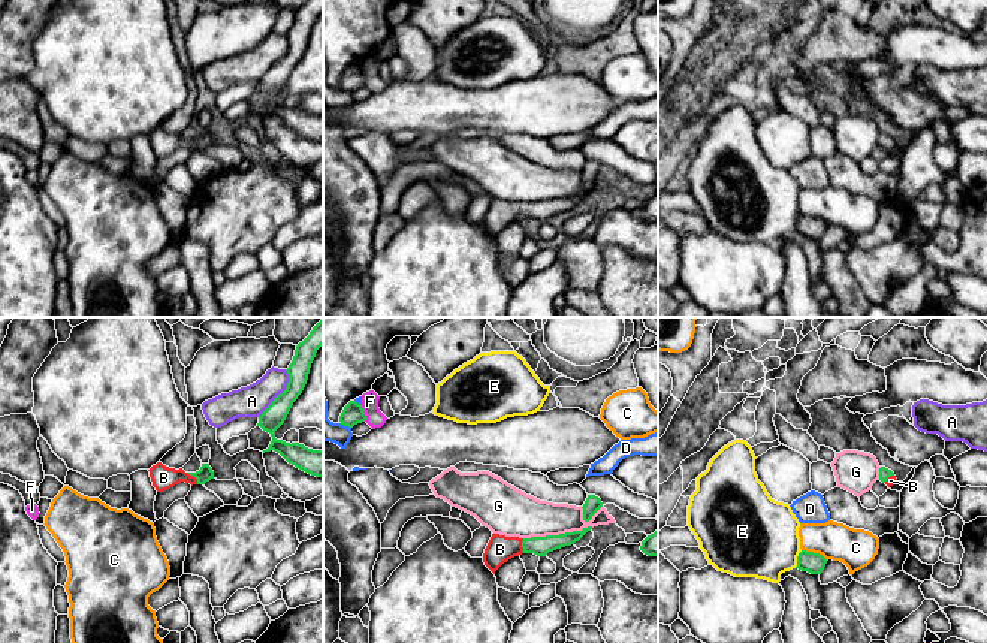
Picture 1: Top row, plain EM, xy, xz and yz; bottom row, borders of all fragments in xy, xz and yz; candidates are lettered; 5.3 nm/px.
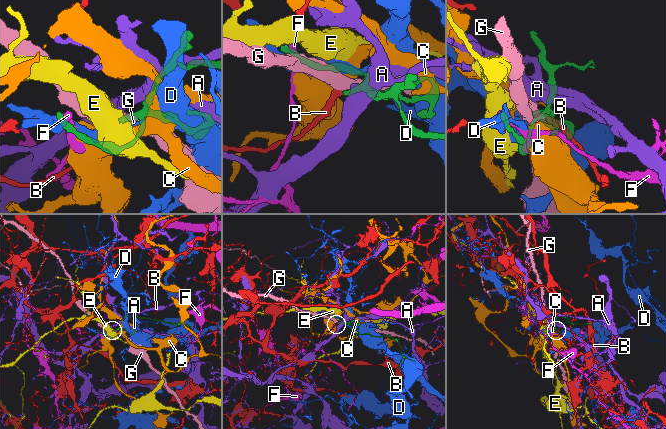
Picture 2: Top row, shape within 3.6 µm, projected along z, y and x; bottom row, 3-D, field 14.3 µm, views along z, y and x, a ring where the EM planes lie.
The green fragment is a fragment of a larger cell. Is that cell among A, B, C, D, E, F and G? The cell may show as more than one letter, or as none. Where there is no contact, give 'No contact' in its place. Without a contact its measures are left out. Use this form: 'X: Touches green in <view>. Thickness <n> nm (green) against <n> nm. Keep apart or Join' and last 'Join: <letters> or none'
A: Touches green in xy. Thickness 120 nm (green) against 170 nm. Keep apart
B: Touches green in xy. Thickness 80 nm (green) against 130 nm. Join
C: Touches green in yz. Thickness 110 nm (green) against 200 nm. Keep apart
D: Touches green in xz. Thickness 120 nm (green) against 110 nm. Keep apart
E: Touches green in yz. Thickness 110 nm (green) against 440 nm. Keep apart
F: Touches green in xz. Thickness 120 nm (green) against 100 nm. Keep apart
G: Touches green in xz. Thickness 110 nm (green) against 240 nm. Keep apart
Join: B

